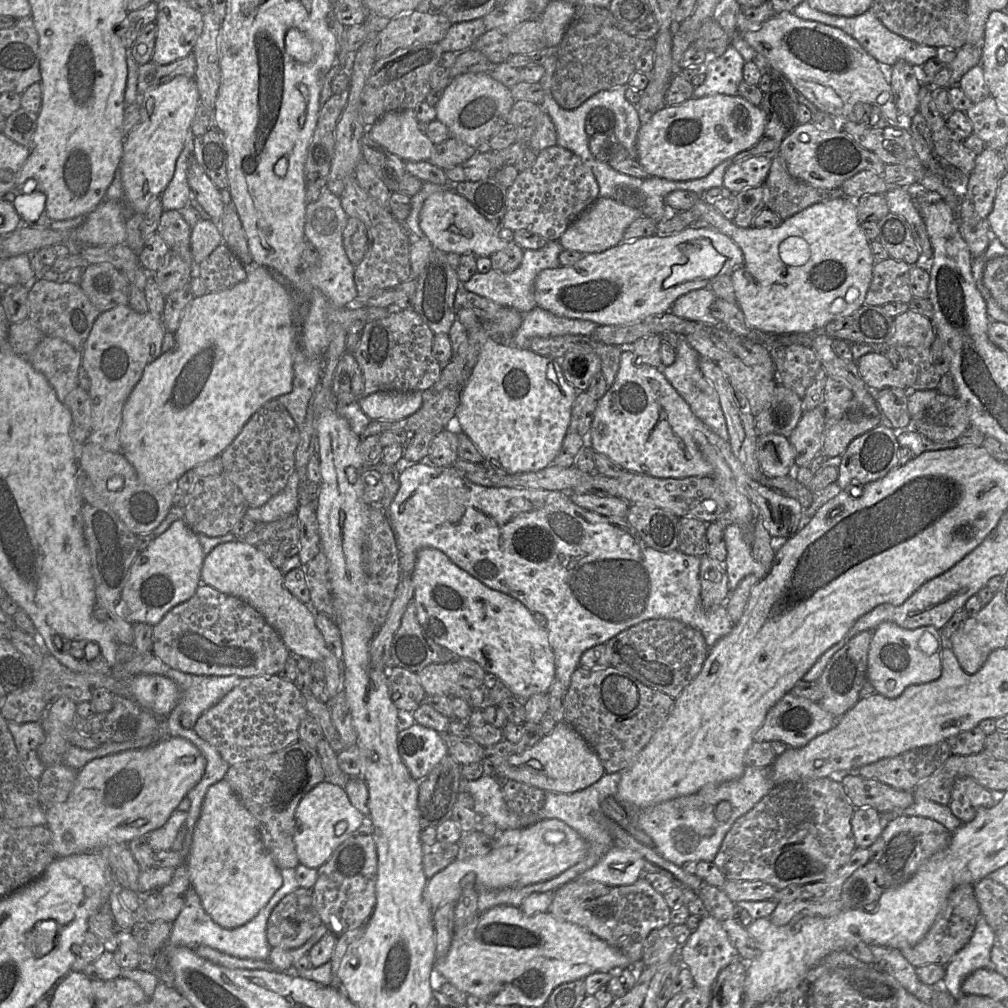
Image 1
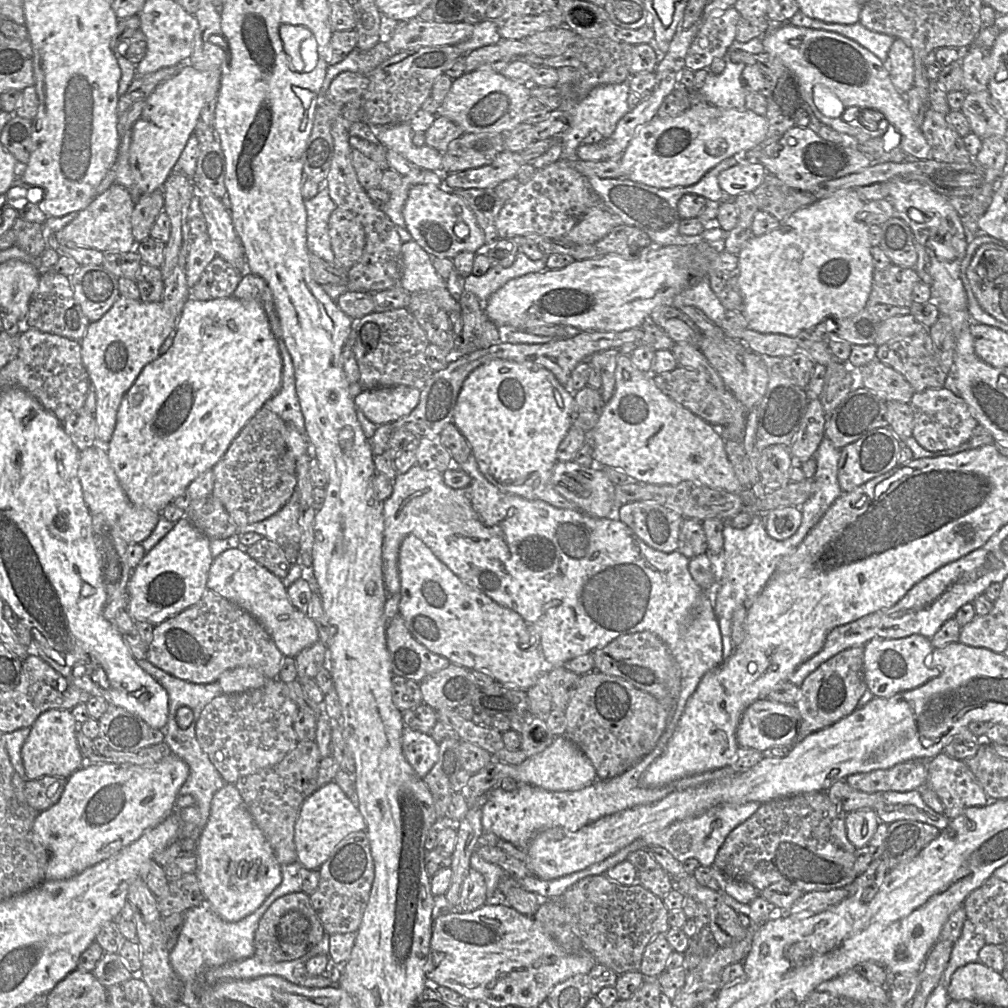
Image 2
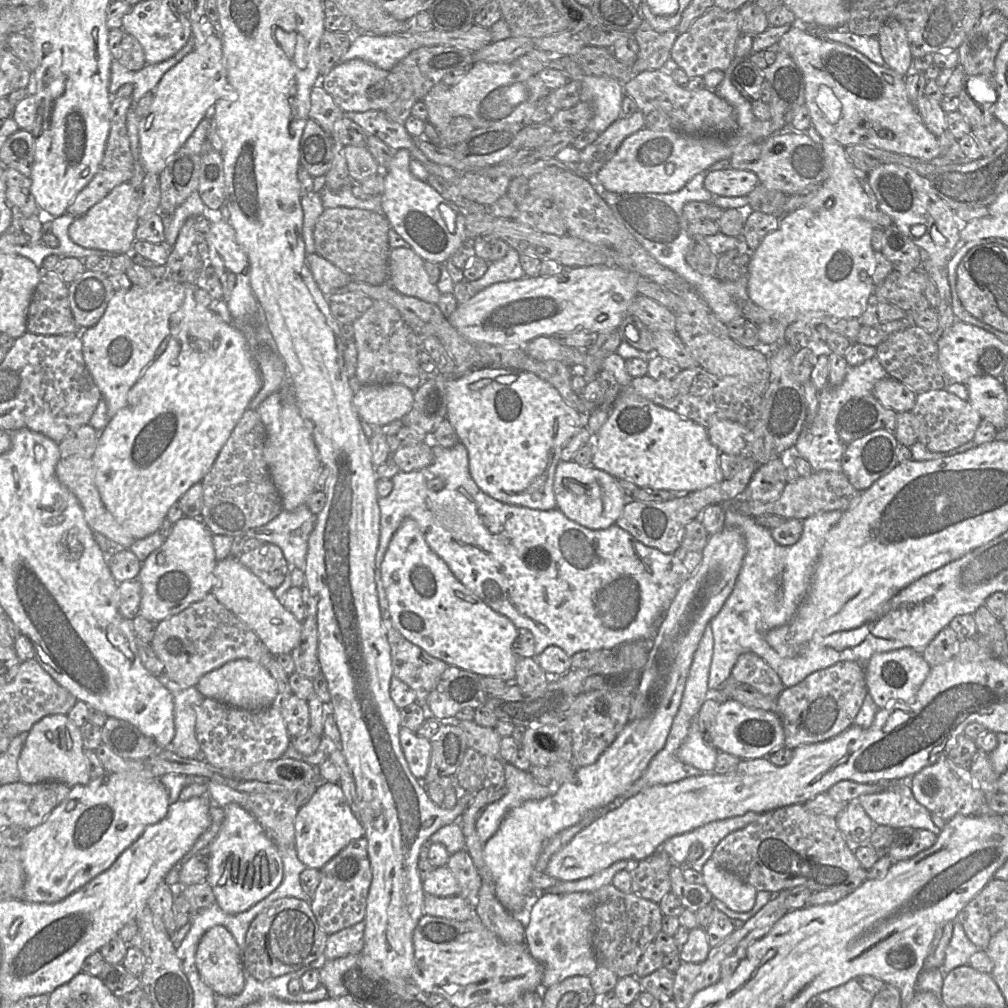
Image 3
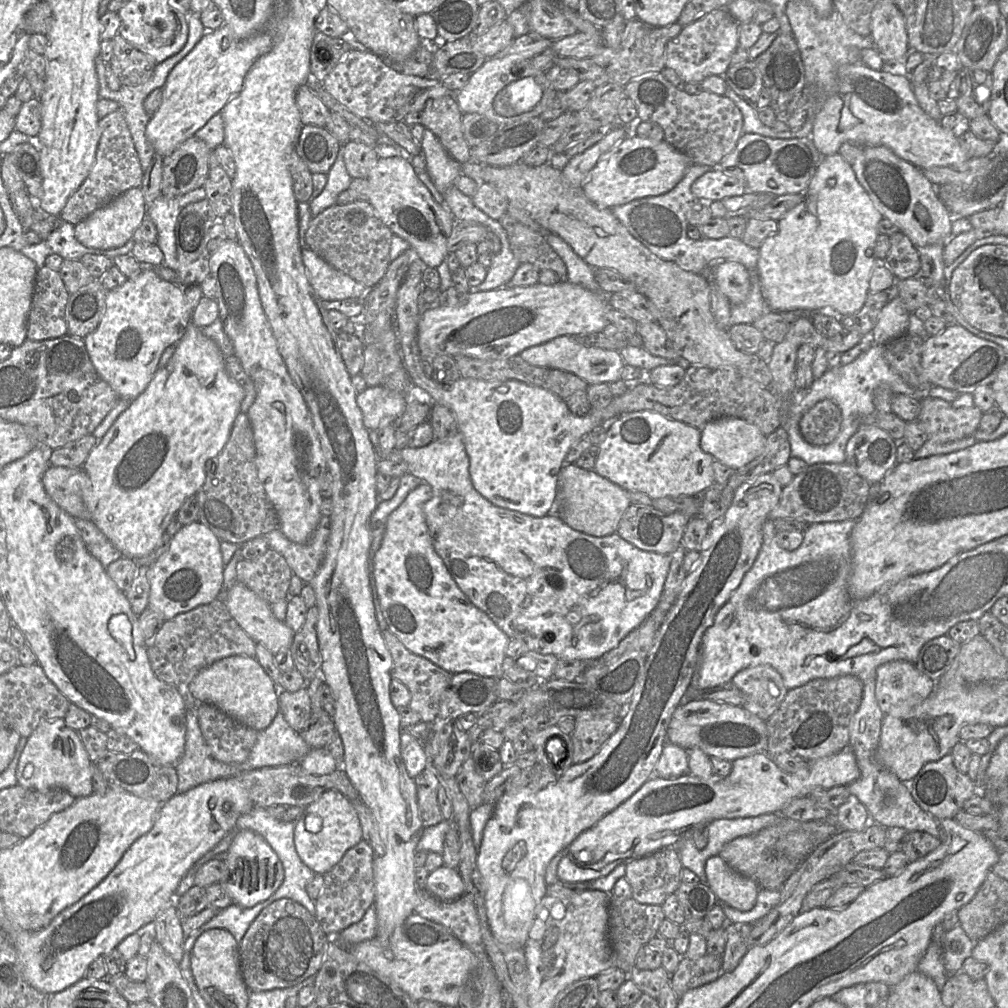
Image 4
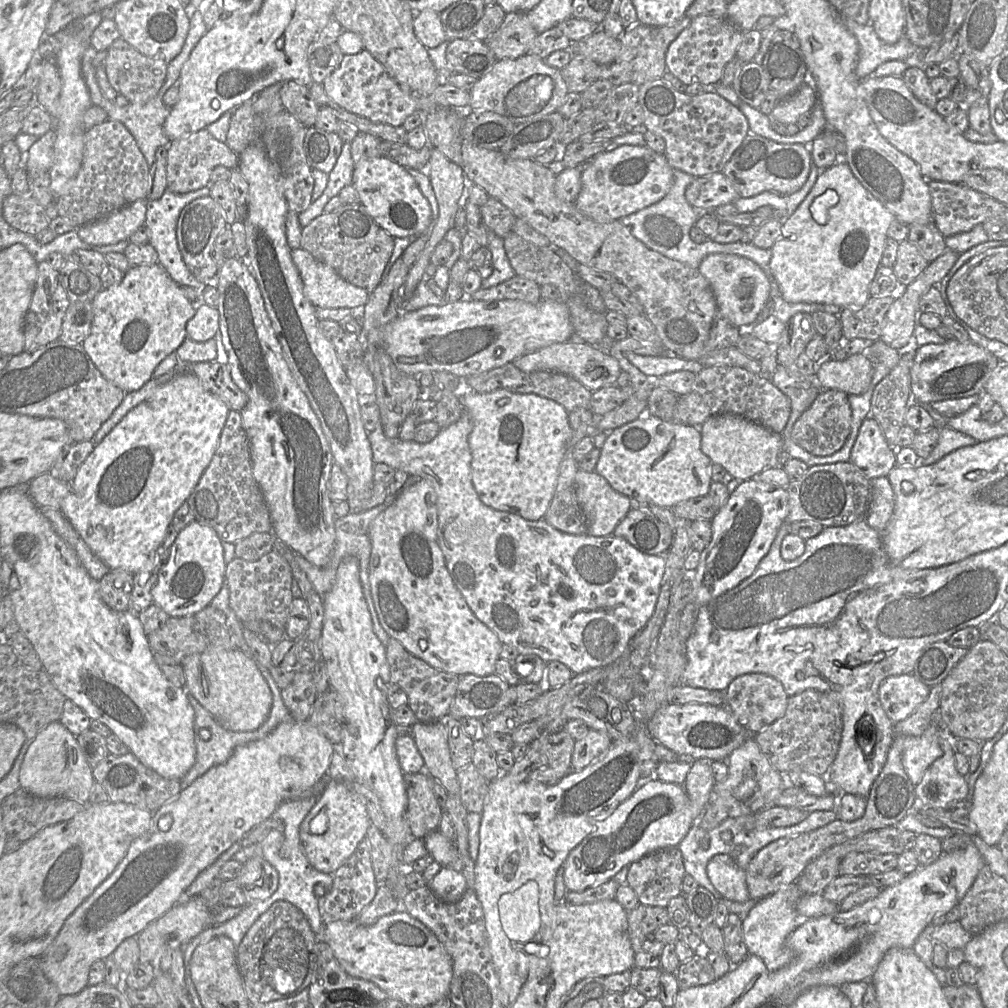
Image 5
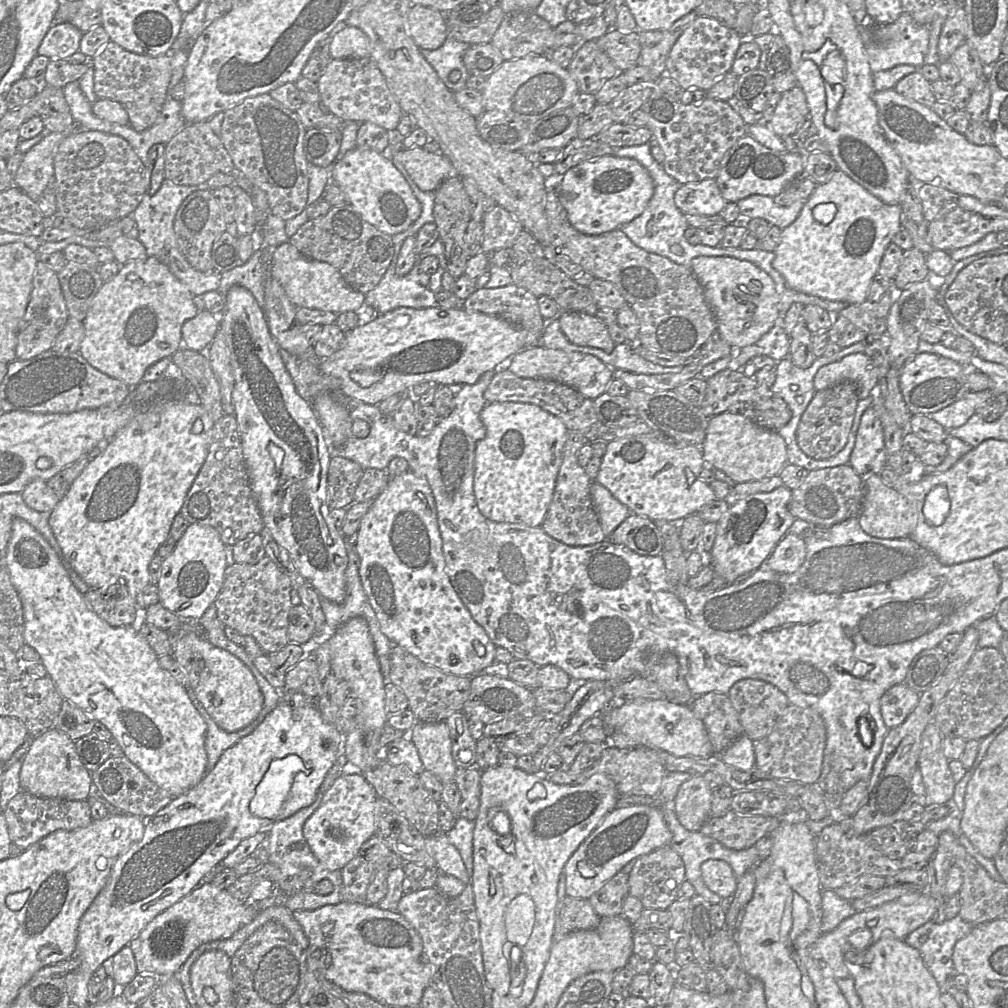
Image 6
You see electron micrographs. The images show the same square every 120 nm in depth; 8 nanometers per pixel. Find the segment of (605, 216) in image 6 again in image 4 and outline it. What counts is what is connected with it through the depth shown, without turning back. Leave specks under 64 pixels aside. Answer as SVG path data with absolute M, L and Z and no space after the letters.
M628 135L603 154L582 186L585 196L597 207L612 209L633 200L655 197L671 191L684 177L691 160L665 141L656 142Z

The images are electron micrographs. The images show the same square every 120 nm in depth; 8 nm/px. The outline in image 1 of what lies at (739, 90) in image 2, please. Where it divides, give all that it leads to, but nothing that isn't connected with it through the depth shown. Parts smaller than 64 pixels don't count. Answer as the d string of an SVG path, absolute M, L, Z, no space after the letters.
M735 47L727 50L714 59L708 59L706 65L706 79L704 83L694 89L693 97L702 98L716 94L737 96L739 84L743 80L743 68L746 61Z

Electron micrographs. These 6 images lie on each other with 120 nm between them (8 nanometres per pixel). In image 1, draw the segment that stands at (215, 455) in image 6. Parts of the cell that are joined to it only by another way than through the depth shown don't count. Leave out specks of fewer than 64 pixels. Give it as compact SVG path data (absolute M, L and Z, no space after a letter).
M277 399L261 406L233 442L221 453L223 473L240 489L249 508L263 506L286 486L295 471L299 428L286 407Z

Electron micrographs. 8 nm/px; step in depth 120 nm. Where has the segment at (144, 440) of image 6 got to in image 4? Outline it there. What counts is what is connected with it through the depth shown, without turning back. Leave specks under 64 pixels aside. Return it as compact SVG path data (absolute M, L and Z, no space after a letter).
M190 321L168 364L158 369L147 389L117 418L83 464L83 500L91 521L123 555L142 558L156 550L183 502L203 486L207 462L216 459L226 445L244 396L244 389L227 374L217 344Z

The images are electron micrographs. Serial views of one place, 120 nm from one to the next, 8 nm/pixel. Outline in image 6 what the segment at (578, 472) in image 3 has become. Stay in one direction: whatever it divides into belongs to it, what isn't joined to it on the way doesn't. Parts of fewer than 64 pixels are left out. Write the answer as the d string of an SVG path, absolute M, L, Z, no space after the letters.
M592 481L590 492L594 509L607 538L630 515L630 510L596 481Z

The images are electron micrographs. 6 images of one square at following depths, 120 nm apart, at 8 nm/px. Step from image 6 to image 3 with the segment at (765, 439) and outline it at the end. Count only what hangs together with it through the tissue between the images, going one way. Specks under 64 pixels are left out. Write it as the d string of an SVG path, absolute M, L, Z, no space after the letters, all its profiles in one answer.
M720 420L707 429L710 442L720 453L739 455L746 449L749 430L740 423Z

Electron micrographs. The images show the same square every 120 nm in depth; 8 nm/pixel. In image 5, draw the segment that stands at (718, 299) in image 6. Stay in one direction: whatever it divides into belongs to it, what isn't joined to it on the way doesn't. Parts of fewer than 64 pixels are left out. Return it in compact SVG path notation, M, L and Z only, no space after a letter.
M712 254L703 259L698 271L708 280L718 311L736 327L753 323L769 302L770 282L752 260L730 254Z

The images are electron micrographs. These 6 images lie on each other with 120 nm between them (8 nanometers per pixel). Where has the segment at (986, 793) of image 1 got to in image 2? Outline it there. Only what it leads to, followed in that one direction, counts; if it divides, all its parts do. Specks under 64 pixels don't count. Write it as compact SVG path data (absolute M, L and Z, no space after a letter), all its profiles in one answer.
M940 753L928 761L927 785L938 795L944 806L944 815L950 820L970 807L991 803L983 787L966 763Z

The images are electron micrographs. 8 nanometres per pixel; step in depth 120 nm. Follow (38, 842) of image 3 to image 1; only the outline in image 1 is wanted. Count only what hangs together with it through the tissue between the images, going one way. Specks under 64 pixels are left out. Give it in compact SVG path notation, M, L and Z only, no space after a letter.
M170 736L147 748L129 749L91 760L77 772L67 801L46 810L46 827L52 834L56 856L99 853L108 845L128 844L161 828L188 792L200 782L205 768L206 759L194 744Z

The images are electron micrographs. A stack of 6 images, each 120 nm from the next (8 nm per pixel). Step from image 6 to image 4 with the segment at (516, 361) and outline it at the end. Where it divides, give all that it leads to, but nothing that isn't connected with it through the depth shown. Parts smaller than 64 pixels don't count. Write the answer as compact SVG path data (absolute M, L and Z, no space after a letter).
M560 336L544 344L523 350L520 357L533 366L564 370L577 375L588 385L611 383L620 380L625 365L620 353L615 350L606 350L595 347L586 347L579 343L575 337Z

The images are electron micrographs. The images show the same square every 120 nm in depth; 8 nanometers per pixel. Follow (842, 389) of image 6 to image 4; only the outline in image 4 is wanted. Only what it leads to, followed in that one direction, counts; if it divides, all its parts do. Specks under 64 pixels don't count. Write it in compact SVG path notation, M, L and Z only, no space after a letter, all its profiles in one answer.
M824 399L808 409L800 419L799 429L804 440L814 446L831 443L840 431L842 413L832 400Z

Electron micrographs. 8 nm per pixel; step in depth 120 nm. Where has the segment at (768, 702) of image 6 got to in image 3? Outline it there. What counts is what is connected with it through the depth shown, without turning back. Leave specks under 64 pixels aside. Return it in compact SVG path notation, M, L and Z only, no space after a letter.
M751 652L738 657L730 678L735 682L750 685L773 699L777 699L784 690L778 674L761 657Z

